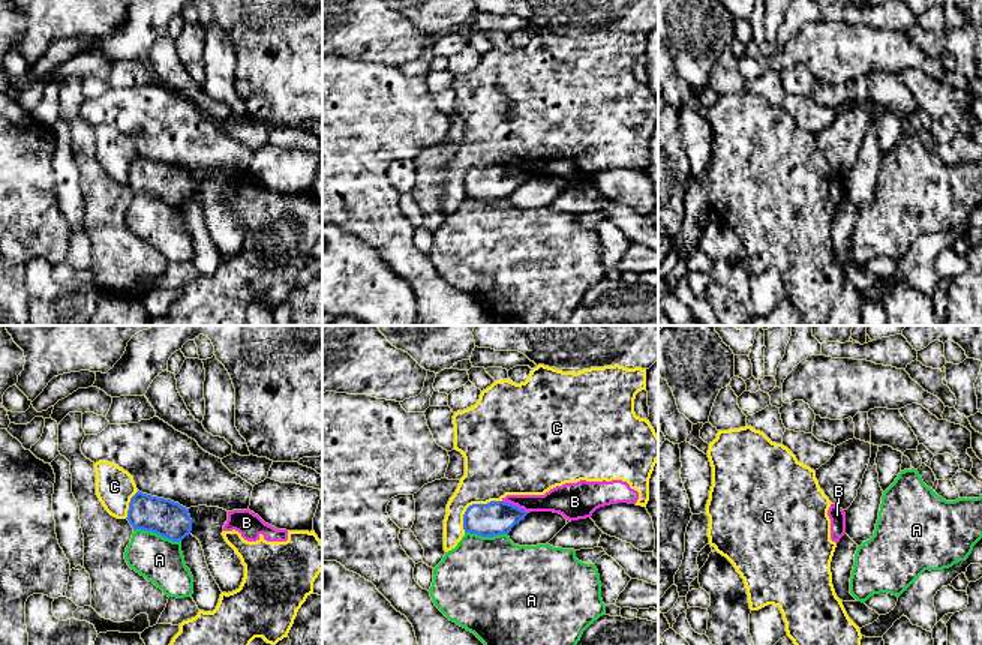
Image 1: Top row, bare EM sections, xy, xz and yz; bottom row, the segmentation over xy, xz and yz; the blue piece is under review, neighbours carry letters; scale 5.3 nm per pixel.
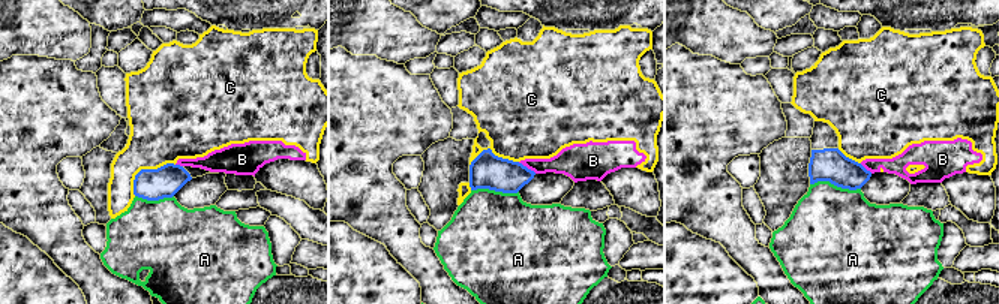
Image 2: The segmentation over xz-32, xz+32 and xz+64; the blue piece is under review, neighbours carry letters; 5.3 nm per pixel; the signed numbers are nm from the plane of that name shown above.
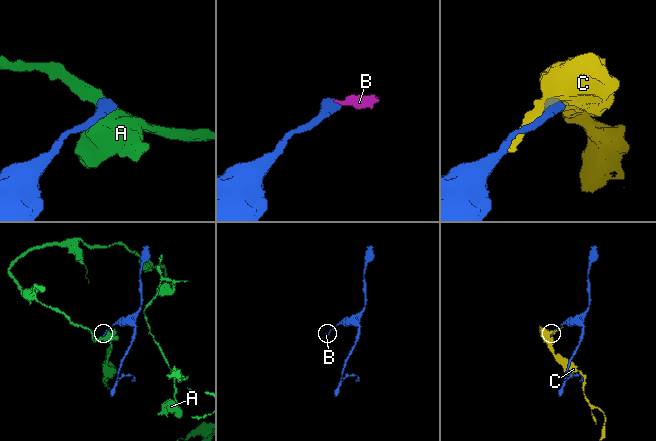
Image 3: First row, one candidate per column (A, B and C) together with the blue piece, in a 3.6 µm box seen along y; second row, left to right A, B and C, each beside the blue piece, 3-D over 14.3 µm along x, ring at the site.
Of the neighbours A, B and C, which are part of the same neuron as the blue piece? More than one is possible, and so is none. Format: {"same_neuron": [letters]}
{"same_neuron": []}

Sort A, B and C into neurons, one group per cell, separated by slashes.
A / B C

